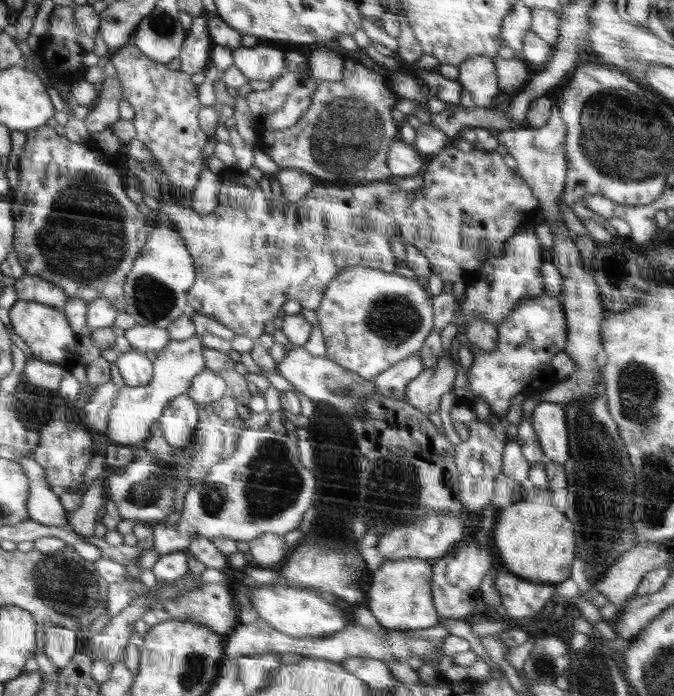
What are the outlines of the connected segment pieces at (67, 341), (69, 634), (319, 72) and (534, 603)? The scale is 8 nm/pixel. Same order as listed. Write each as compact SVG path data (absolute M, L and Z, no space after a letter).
M18 299L8 312L14 332L28 344L34 359L68 365L69 360L78 358L78 336L70 326L62 308Z
M55 625L45 629L45 637L45 653L48 658L59 669L66 666L76 654L78 633L75 630Z
M322 46L312 51L309 60L309 73L320 81L340 82L344 70L344 59L338 57L333 48Z
M500 574L496 578L496 590L502 590L501 605L510 618L521 619L538 615L552 598L558 584L534 583L514 574Z

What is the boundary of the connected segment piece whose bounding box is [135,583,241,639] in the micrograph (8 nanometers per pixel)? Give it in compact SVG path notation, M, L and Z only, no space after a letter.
M202 583L195 590L185 592L185 595L180 598L175 598L174 600L153 600L151 606L149 606L149 611L145 612L142 618L135 622L135 632L144 637L150 628L170 619L186 619L206 625L224 639L230 636L241 624L227 583Z

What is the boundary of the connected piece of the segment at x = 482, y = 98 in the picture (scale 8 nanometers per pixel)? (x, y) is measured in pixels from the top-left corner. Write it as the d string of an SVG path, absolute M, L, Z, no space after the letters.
M472 55L458 68L457 82L470 92L476 107L490 107L492 100L500 94L494 61L487 56Z

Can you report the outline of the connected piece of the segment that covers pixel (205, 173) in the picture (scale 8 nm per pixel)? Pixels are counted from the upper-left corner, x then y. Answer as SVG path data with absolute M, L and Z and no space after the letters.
M204 168L193 190L191 208L198 214L207 215L218 206L218 195L223 186L223 178Z

